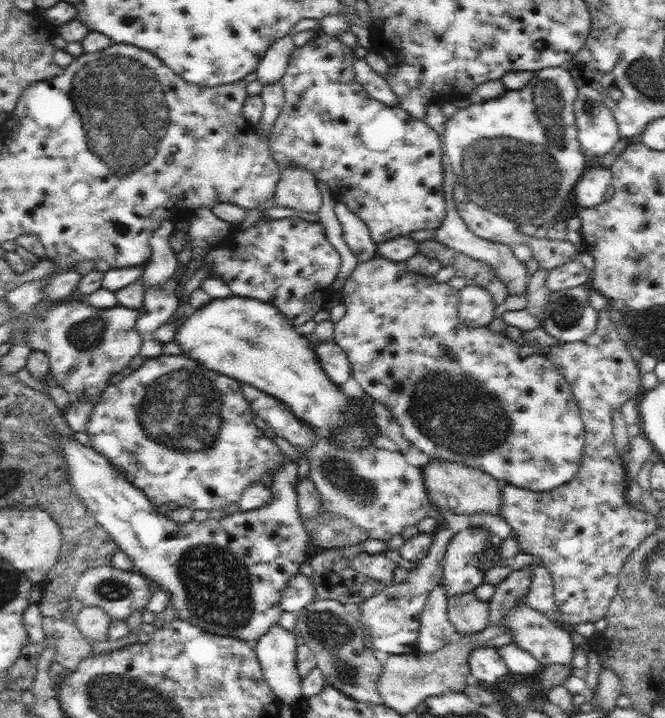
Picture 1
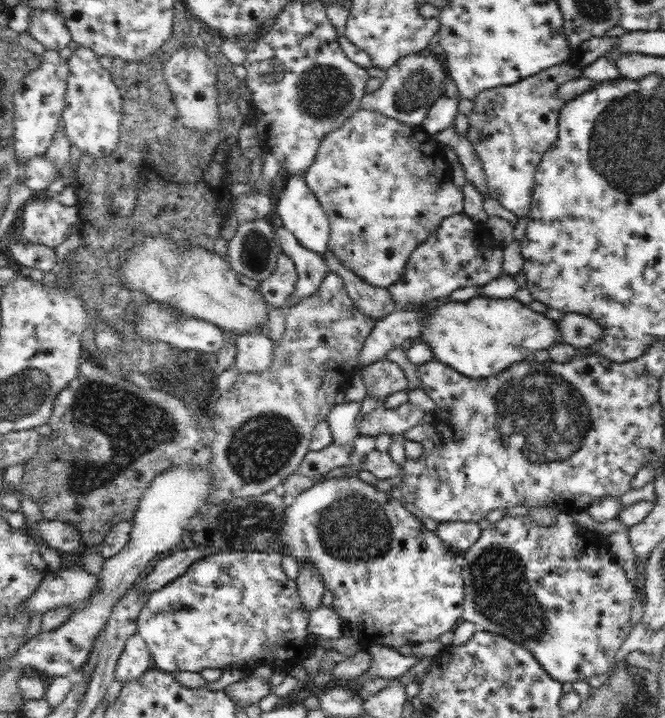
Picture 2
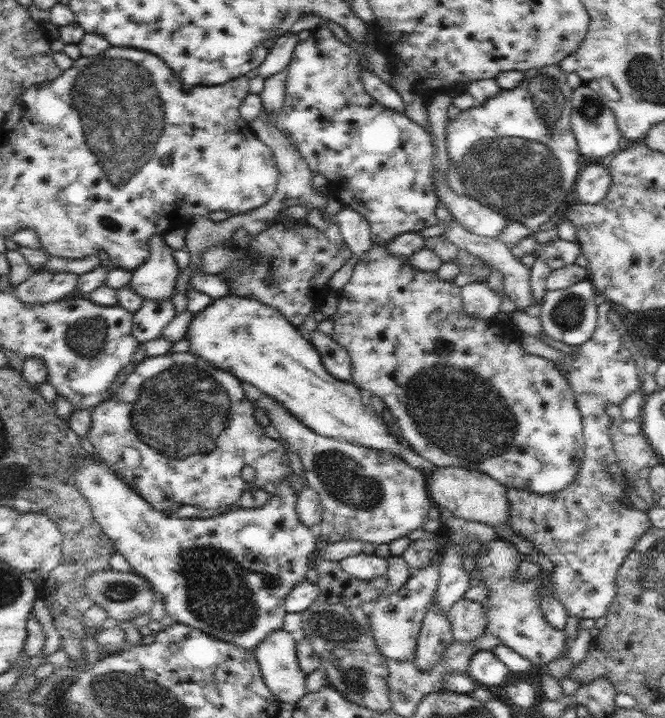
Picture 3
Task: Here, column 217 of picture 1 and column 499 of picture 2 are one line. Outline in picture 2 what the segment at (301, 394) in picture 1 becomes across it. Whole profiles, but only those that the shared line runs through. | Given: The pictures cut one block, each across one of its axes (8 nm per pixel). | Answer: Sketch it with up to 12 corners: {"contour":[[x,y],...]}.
{"contour":[[514,298],[436,302],[434,358],[482,380],[560,344]]}

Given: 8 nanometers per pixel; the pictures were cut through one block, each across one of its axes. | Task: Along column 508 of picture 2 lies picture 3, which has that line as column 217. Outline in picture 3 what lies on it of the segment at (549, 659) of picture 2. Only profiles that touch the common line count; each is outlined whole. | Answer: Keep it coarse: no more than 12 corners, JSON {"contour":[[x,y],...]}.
{"contour":[[87,454],[75,480],[173,622],[255,652],[321,546],[291,476],[169,518]]}

